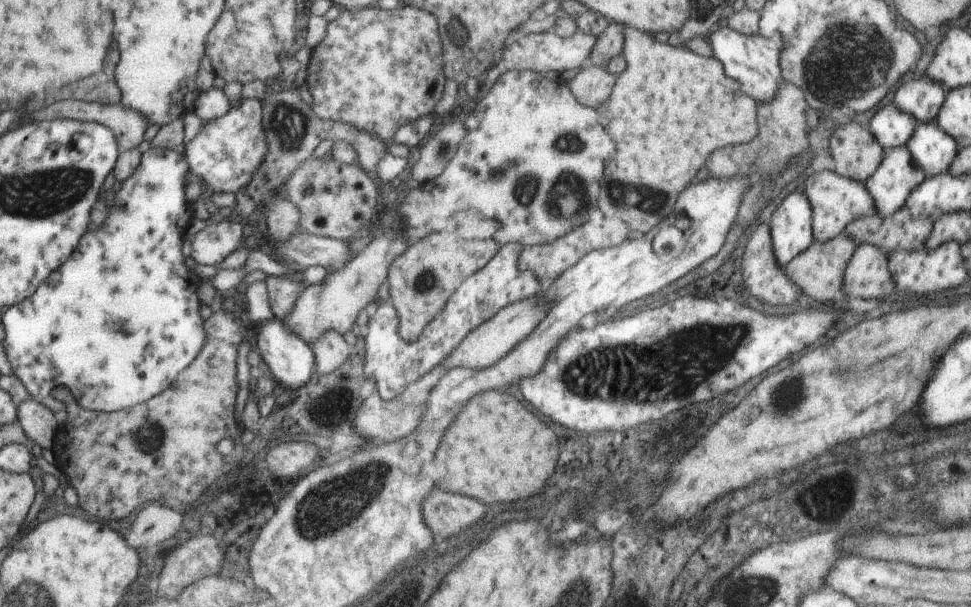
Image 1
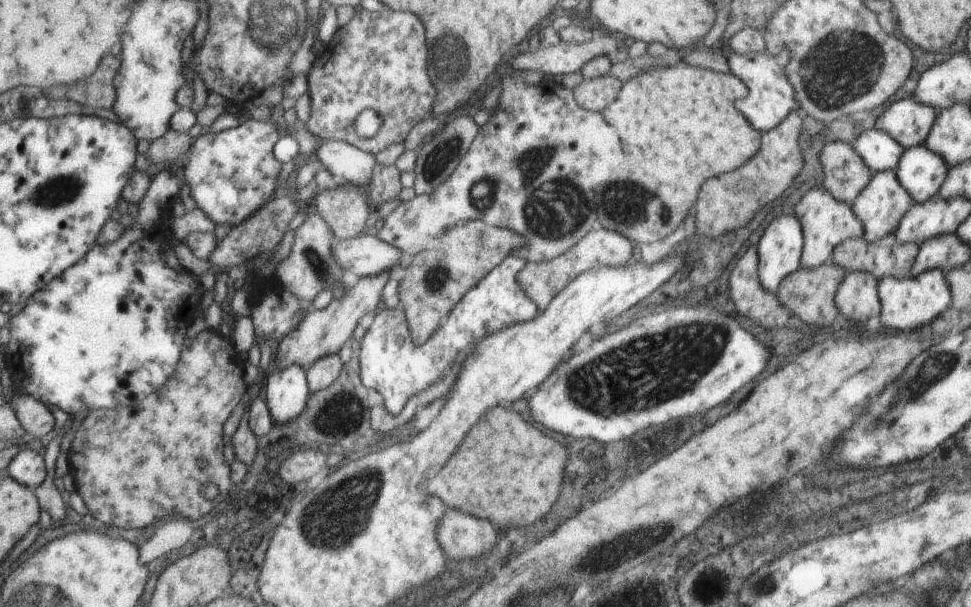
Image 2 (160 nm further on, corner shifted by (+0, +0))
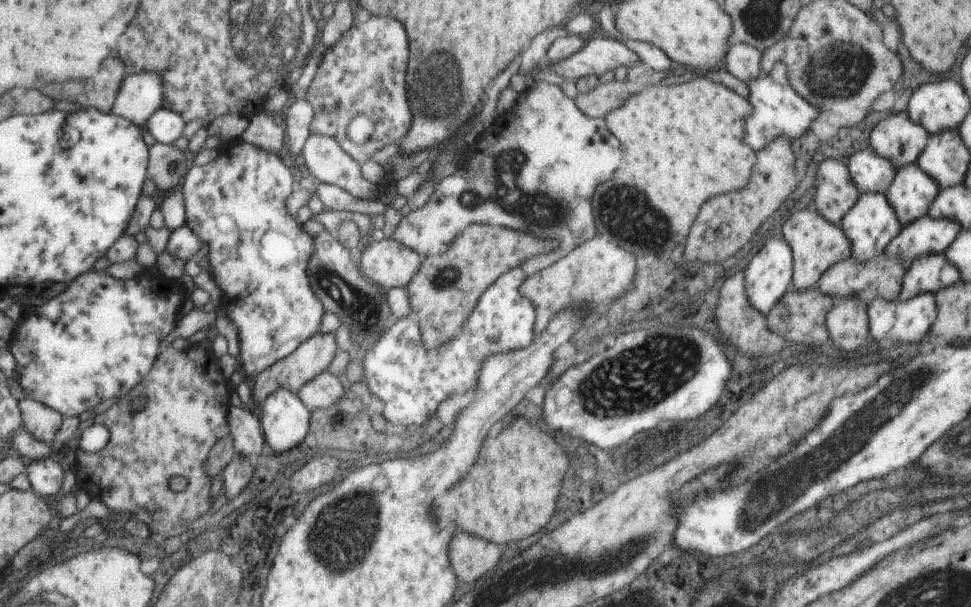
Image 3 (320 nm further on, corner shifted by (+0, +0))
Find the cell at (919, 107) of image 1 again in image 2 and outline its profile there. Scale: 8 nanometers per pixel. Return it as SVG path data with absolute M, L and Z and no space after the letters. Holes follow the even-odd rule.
M914 97L903 99L877 115L874 128L896 139L907 151L925 144L936 113L932 107L920 104Z

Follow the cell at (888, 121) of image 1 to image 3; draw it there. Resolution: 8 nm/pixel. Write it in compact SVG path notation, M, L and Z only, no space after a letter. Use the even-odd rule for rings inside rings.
M866 149L850 155L846 166L852 184L860 194L885 193L896 174L895 166L875 151L870 154Z

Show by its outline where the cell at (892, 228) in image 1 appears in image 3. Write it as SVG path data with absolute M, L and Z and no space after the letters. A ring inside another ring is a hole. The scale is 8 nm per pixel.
M885 252L865 263L859 263L854 257L832 265L816 284L822 294L837 300L844 297L855 297L864 305L870 306L876 299L894 301L898 298L906 268L900 259L889 259Z

